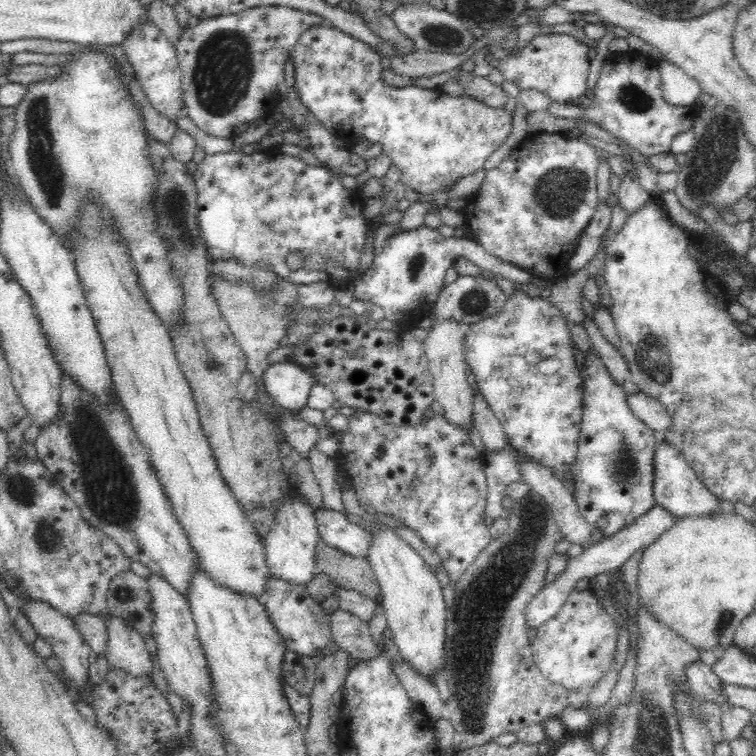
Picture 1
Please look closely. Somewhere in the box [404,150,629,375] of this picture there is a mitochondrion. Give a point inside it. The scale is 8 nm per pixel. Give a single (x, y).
(559, 192)

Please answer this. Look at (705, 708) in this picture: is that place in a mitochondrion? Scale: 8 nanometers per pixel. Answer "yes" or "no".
no

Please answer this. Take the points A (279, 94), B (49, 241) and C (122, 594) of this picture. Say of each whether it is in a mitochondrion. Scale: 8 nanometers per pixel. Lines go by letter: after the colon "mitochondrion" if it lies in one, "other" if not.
A: other
B: other
C: mitochondrion

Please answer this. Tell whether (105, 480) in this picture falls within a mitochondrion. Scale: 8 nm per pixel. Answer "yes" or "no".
yes

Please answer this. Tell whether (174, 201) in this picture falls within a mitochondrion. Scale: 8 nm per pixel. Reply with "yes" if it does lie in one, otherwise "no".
yes

